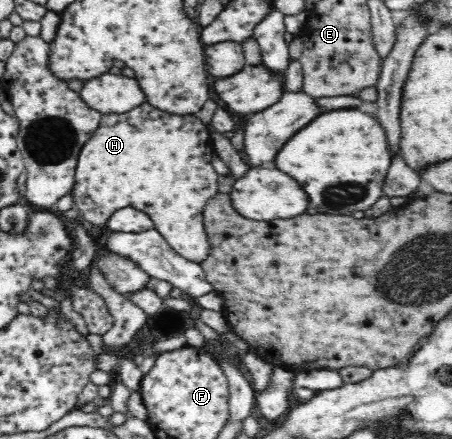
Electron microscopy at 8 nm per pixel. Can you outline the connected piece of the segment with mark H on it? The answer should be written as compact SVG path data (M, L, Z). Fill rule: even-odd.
M148 102L126 113L102 114L98 129L82 145L76 161L71 189L73 207L81 217L96 227L106 227L118 209L132 207L142 210L152 218L153 228L163 235L176 253L200 264L211 248L202 223L202 211L210 198L218 193L218 173L212 166L214 153L216 148L209 131L196 114L171 114L154 108Z

